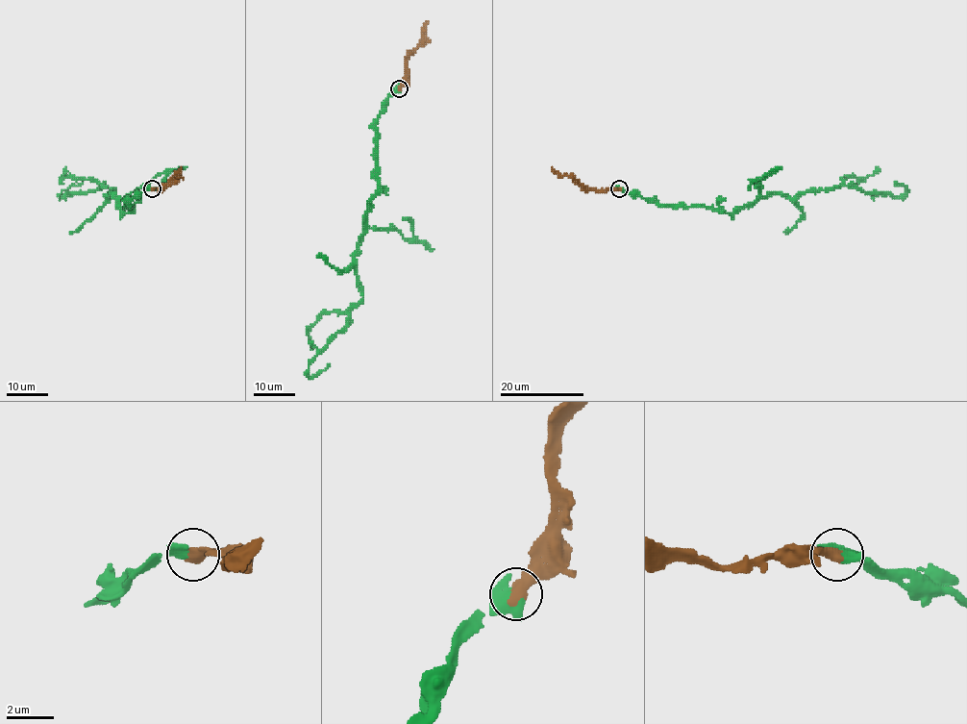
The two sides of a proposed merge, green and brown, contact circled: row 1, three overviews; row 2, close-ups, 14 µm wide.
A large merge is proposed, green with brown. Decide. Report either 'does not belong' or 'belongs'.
belongs

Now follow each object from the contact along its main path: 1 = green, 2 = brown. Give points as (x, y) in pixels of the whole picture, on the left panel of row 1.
1: (152, 188), (129, 203), (126, 213), (111, 192), (108, 198), (115, 189), (103, 186), (61, 198), (83, 182)
2: (152, 188), (161, 188), (180, 167)

